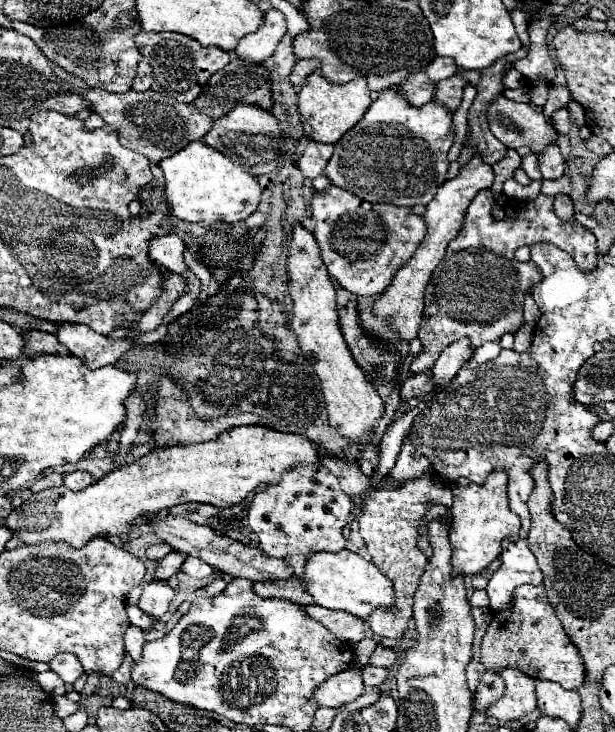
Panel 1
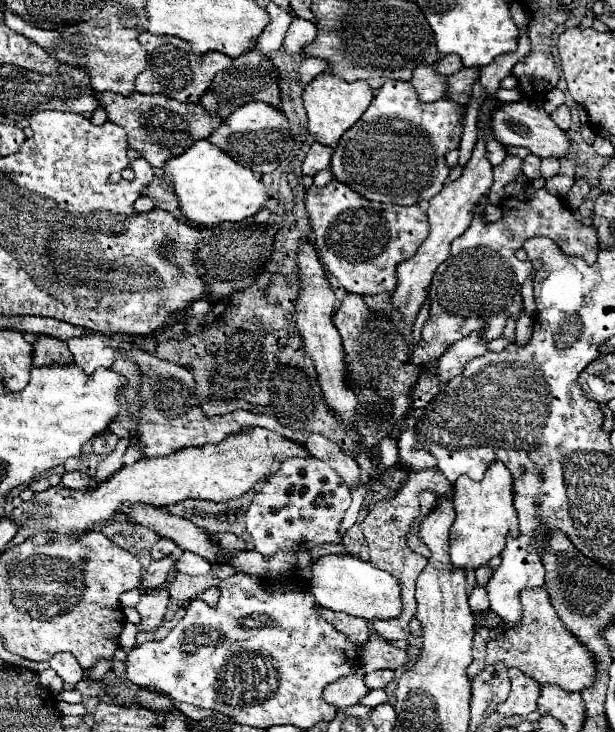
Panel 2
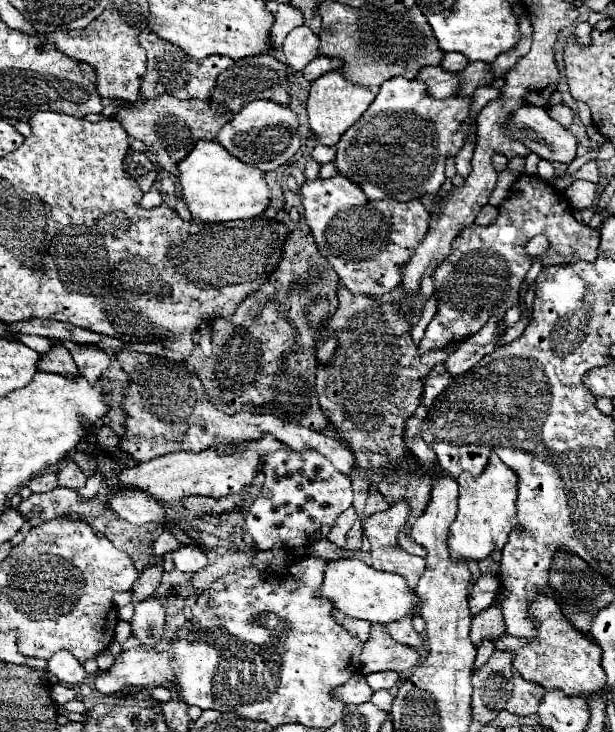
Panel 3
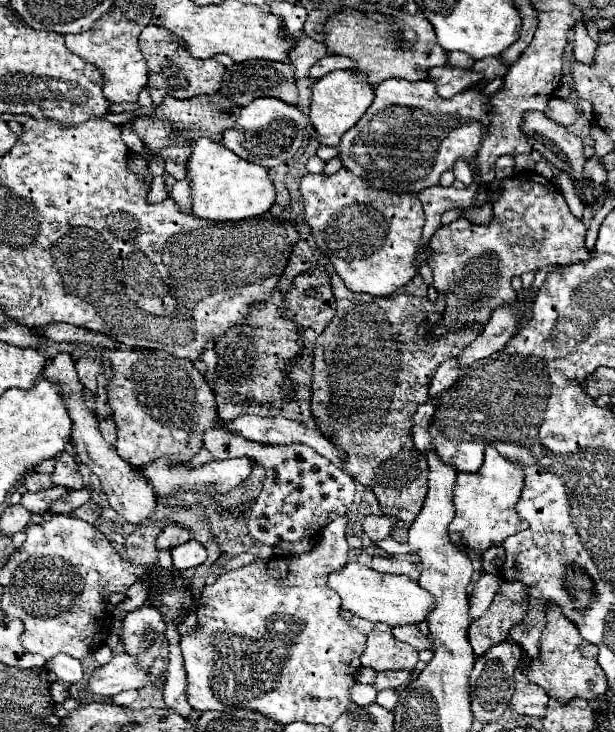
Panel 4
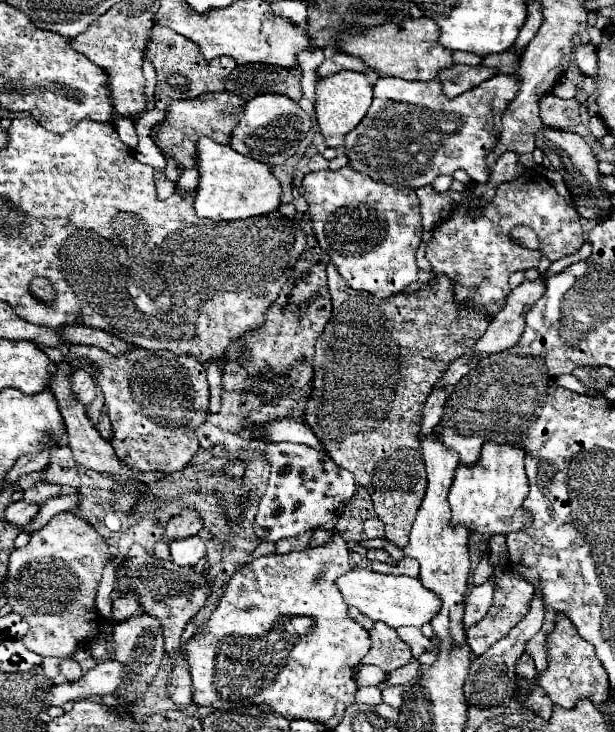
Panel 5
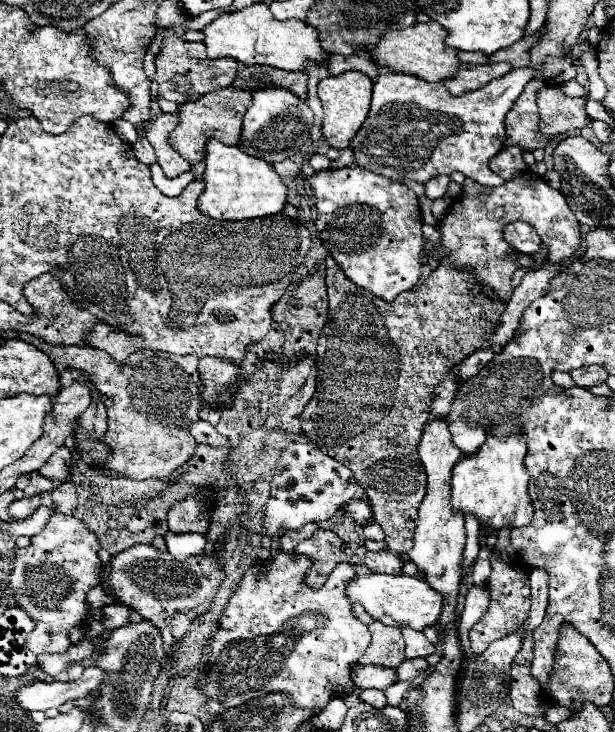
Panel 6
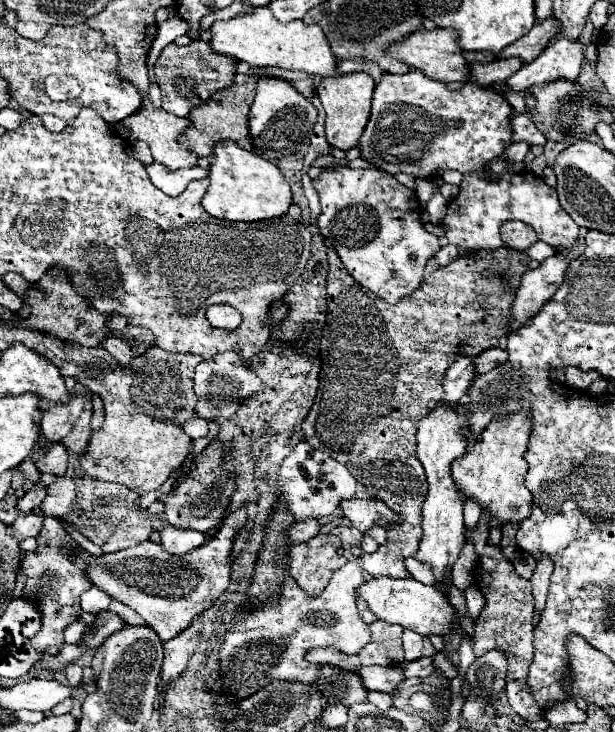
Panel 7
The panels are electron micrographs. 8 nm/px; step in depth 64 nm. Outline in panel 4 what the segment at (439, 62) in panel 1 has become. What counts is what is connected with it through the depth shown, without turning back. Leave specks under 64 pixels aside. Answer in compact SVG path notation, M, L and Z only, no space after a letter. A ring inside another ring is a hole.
M460 51L450 52L450 56L448 56L448 58L450 58L450 62L448 62L448 64L460 66L460 68L464 68L464 66L466 66L466 68L470 68L470 66L476 62L474 58L470 58L468 54L462 54Z

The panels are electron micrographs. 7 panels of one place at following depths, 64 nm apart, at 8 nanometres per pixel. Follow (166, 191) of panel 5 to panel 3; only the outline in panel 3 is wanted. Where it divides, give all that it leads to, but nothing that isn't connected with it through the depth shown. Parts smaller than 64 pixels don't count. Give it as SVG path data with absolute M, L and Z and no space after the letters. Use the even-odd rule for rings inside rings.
M152 186L142 198L142 208L154 208L154 206L160 206L160 204L162 204L162 194L156 186Z

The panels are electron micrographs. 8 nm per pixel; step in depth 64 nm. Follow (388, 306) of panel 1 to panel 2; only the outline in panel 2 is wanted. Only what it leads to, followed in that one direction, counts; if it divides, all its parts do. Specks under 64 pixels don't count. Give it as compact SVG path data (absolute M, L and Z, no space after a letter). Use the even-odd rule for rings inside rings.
M480 130L478 144L476 144L472 158L470 158L468 166L464 168L464 174L460 176L460 180L446 184L442 188L442 192L430 200L430 206L428 206L430 234L428 234L428 238L422 242L422 246L416 250L416 254L410 260L406 260L398 266L398 286L392 294L392 308L402 312L404 322L408 326L412 326L416 322L418 310L424 304L424 296L426 296L424 290L430 284L436 268L450 256L450 242L454 238L458 238L470 226L472 212L480 204L480 198L488 196L490 186L492 186L492 164L486 158L486 138L484 138L484 132Z

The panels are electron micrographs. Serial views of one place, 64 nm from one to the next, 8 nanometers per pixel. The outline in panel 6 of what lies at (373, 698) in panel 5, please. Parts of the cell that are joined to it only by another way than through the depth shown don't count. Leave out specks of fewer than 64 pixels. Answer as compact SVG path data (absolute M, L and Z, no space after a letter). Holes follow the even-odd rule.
M362 690L358 698L360 698L362 702L366 702L366 704L372 704L374 708L384 708L384 706L388 706L386 696L384 696L382 690Z

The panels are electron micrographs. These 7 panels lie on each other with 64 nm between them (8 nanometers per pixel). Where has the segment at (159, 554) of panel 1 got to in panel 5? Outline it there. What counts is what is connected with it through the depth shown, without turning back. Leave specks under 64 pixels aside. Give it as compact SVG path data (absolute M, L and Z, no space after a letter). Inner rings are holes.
M192 508L182 510L178 516L172 516L166 528L166 538L168 540L176 540L176 538L188 538L198 534L204 528L204 522L200 518L200 514Z

